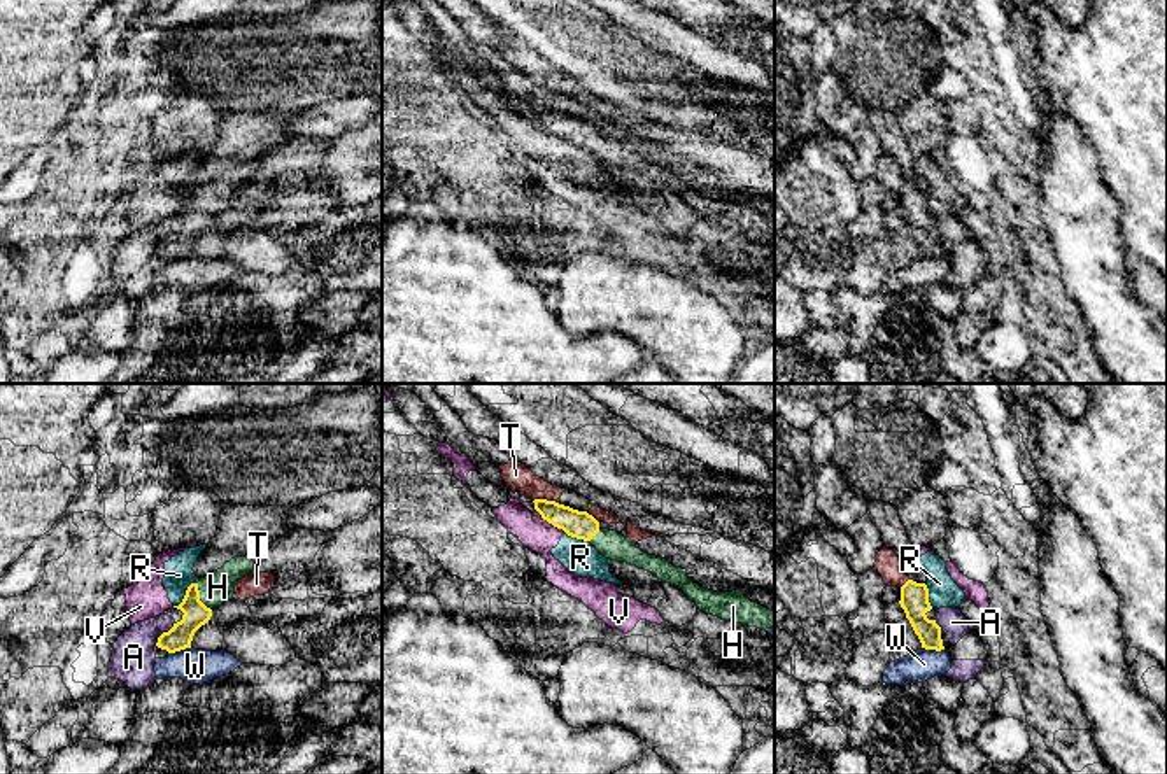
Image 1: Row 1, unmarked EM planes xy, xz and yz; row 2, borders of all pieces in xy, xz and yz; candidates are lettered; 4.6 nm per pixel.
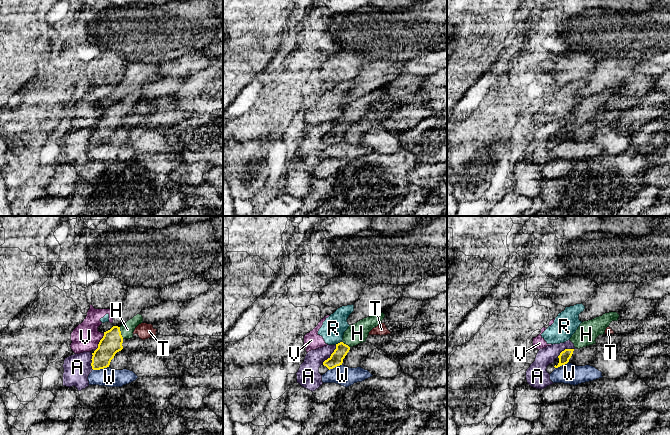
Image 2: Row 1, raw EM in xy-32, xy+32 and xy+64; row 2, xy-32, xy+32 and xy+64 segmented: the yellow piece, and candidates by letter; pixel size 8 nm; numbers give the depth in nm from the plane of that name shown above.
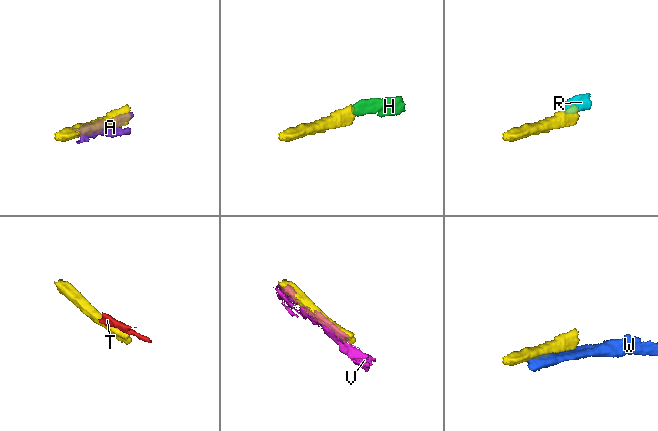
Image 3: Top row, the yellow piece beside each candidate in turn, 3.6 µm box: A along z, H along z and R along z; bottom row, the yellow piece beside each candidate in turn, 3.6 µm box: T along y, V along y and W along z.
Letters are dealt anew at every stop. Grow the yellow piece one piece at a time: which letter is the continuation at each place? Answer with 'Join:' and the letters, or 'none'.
Join: H

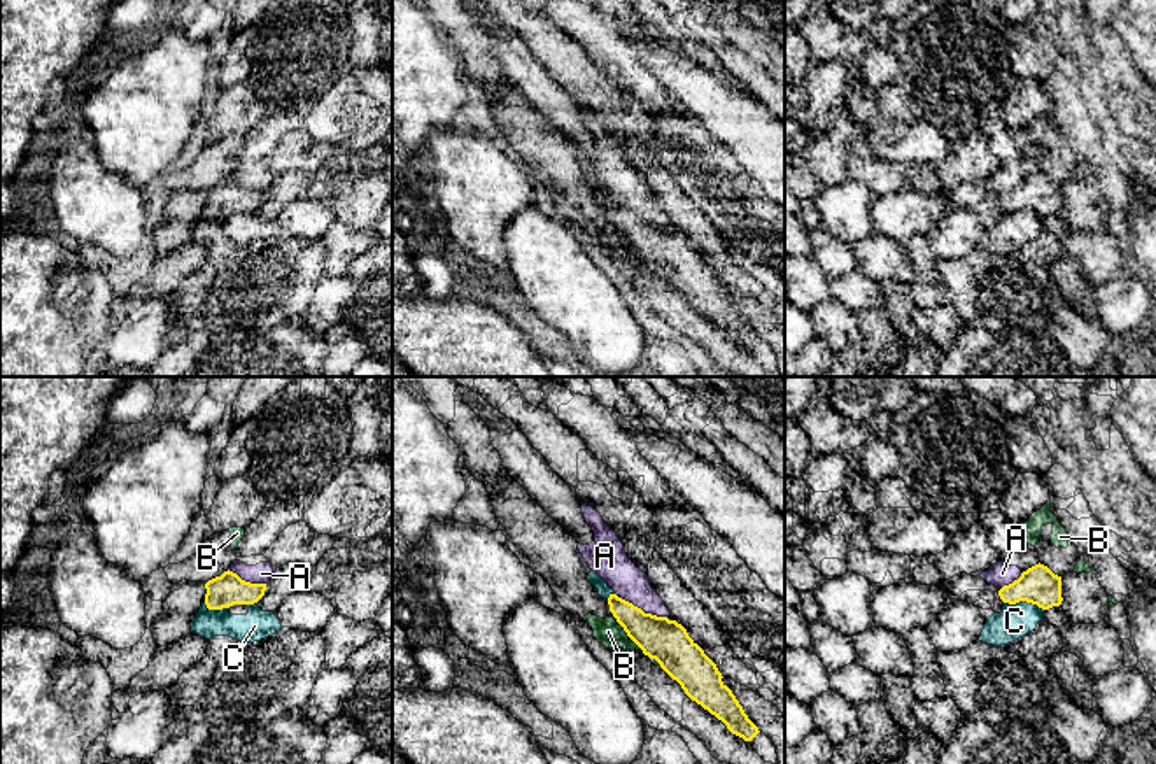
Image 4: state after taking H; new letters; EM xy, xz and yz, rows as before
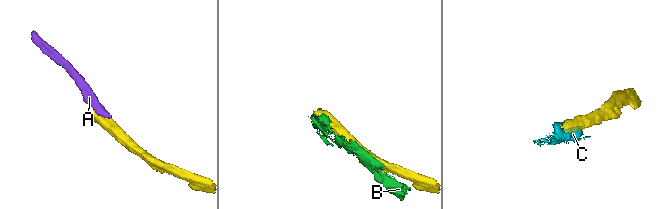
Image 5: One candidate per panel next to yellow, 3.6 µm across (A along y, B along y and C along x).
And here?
Join: none

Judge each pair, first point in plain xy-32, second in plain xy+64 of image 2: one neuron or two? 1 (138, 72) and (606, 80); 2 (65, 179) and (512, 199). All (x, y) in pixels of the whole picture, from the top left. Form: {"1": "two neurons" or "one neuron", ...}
{"1": "one neuron", "2": "two neurons"}

